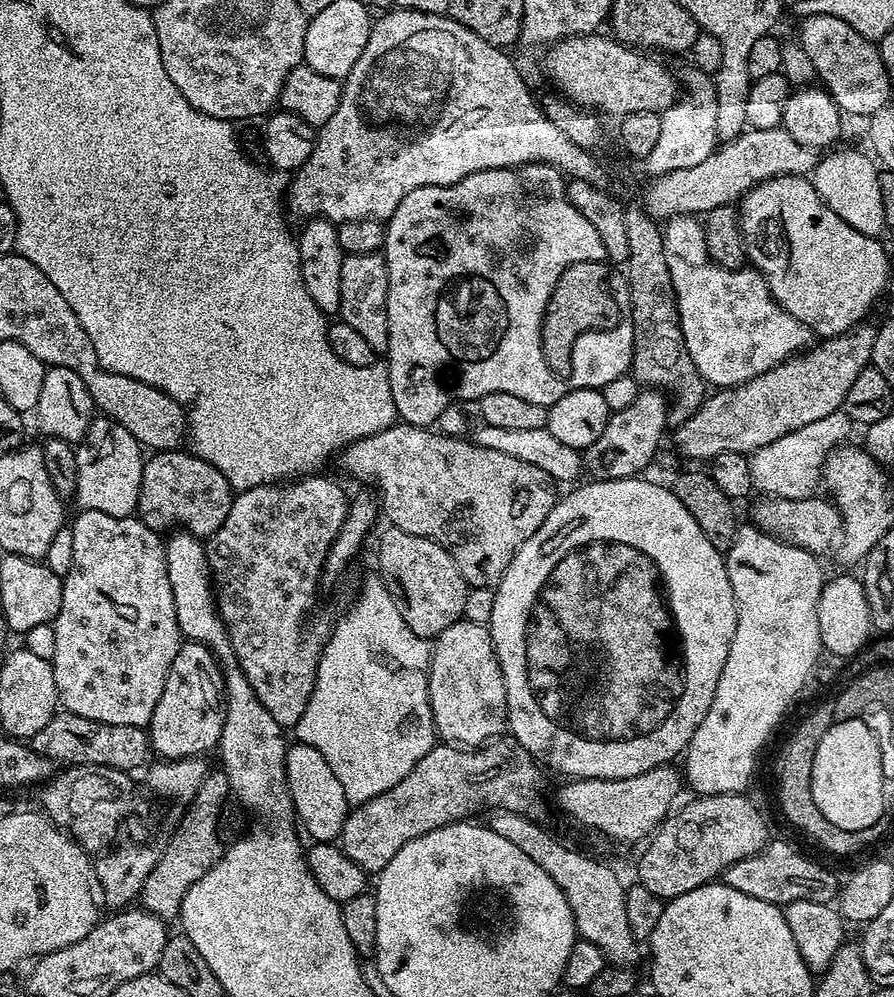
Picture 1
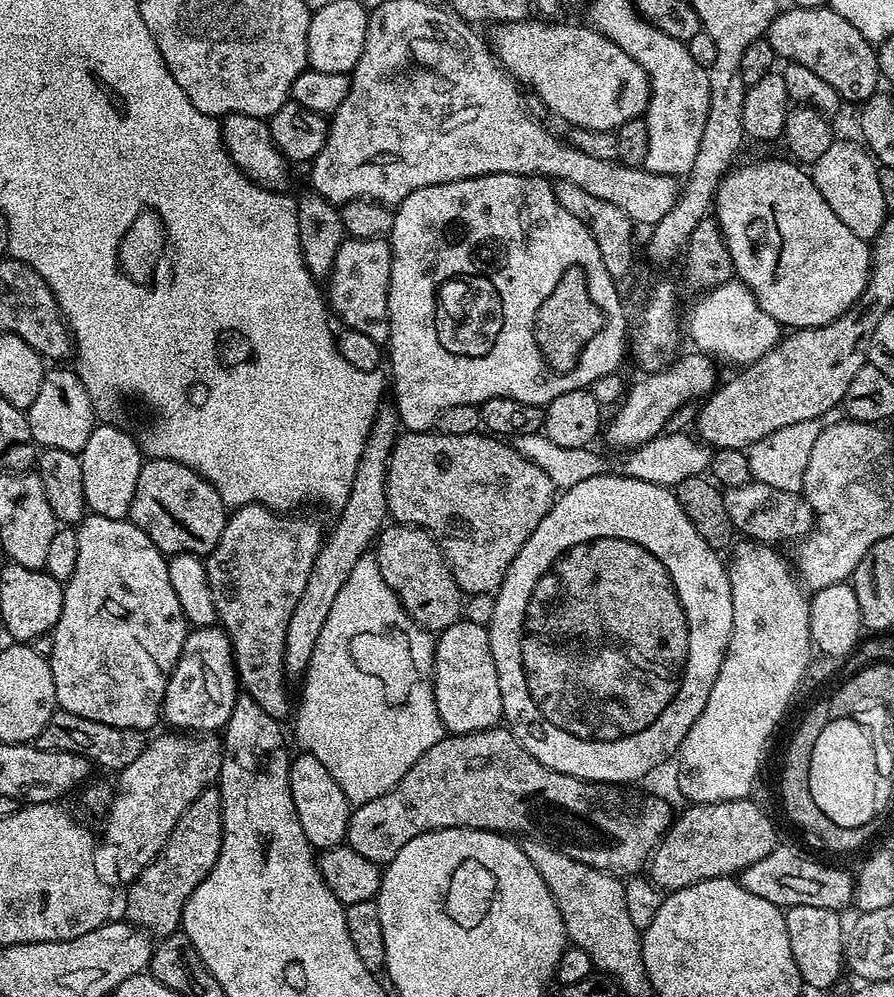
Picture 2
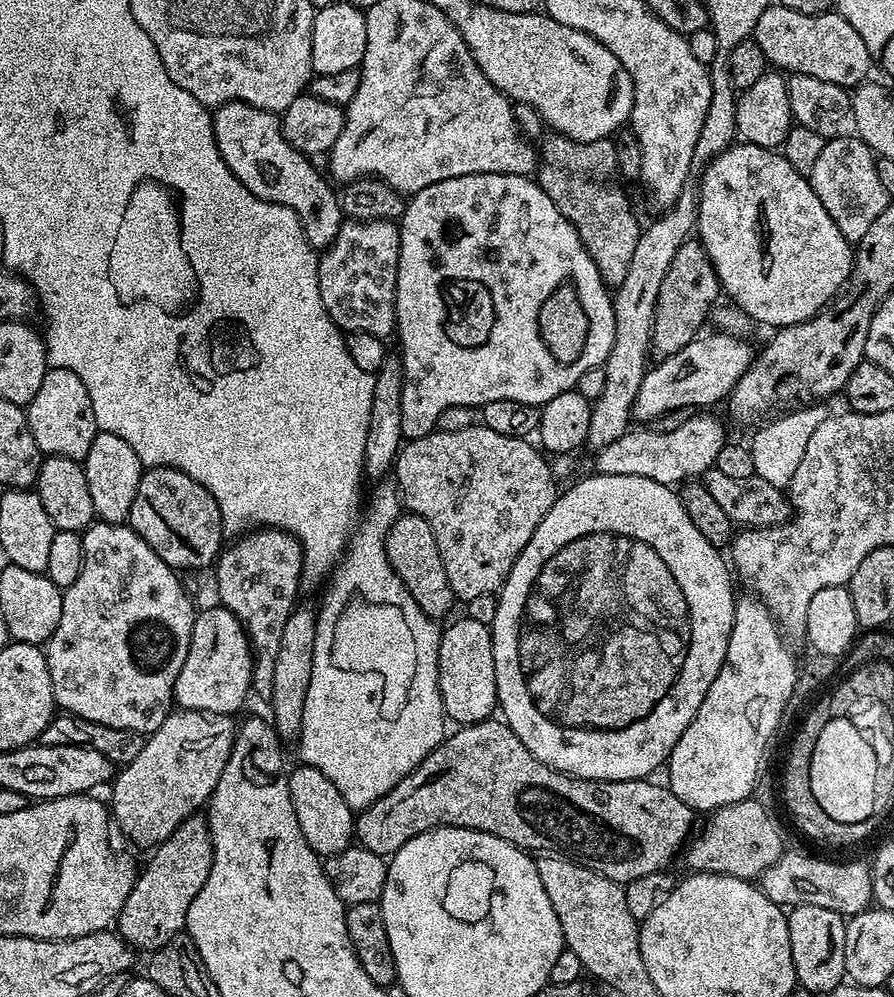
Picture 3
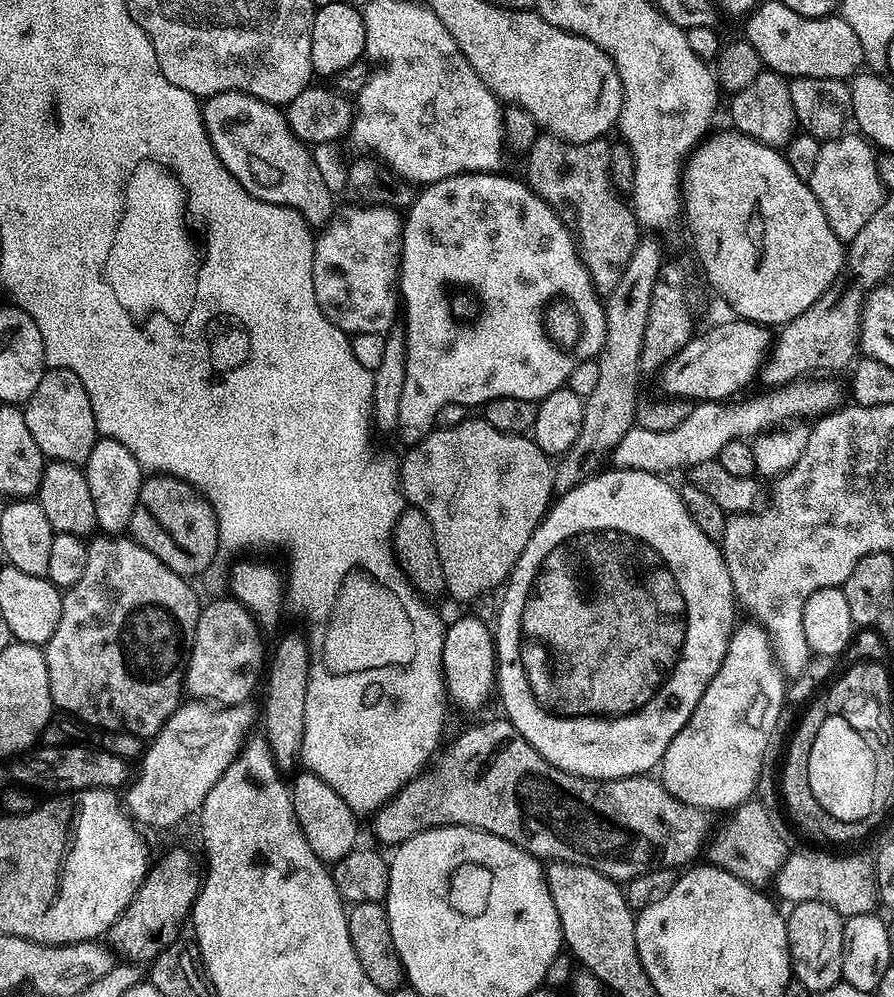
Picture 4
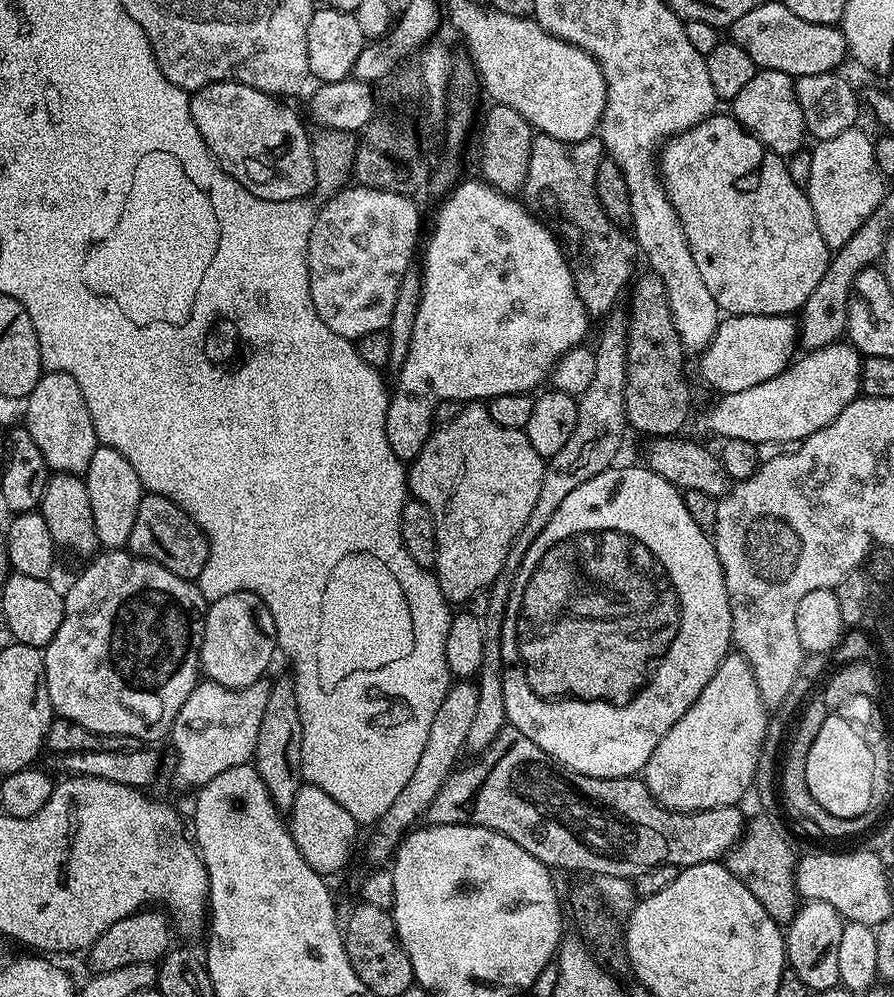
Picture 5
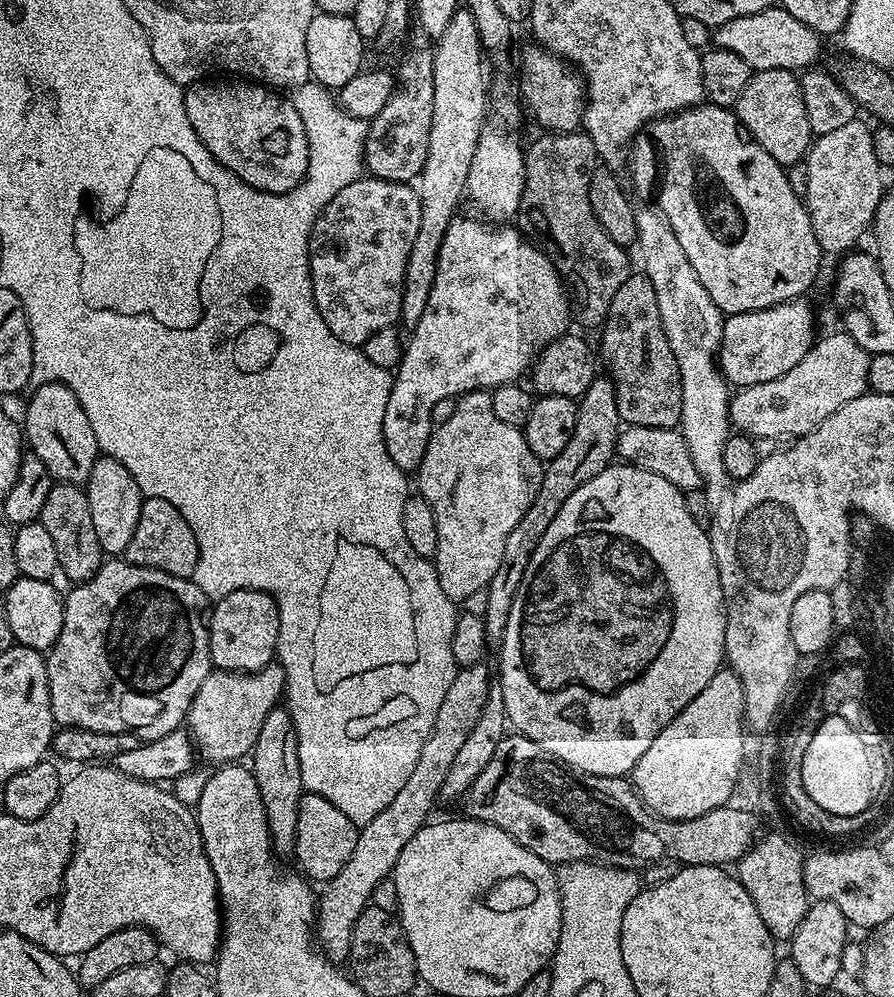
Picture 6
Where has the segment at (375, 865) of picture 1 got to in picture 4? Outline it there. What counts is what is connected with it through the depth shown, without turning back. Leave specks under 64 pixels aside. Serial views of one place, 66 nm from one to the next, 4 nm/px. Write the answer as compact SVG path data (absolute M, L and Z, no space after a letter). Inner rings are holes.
M499 719L466 729L453 748L442 752L427 771L415 776L395 798L383 804L371 817L373 834L382 843L395 846L431 828L477 828L506 838L541 862L590 866L590 870L598 870L617 882L627 882L659 868L680 870L691 865L699 852L701 855L713 831L712 820L708 817L711 815L705 809L674 798L659 779L648 774L595 780L564 772L546 762L530 742L523 740L510 721Z

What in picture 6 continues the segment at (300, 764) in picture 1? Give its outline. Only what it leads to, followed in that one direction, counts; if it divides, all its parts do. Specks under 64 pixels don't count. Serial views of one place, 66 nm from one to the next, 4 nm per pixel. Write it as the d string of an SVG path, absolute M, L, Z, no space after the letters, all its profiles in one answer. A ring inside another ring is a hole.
M304 792L298 802L298 830L296 831L296 846L294 857L300 863L299 871L303 873L309 881L327 882L350 862L350 854L354 854L354 842L358 825L350 822L334 802L326 802L313 792Z

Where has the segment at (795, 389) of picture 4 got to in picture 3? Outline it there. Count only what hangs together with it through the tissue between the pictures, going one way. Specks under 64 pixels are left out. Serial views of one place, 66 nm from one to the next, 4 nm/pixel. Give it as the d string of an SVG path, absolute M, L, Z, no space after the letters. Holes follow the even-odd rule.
M694 414L682 426L665 432L651 432L648 426L640 426L637 432L624 432L622 438L610 442L610 446L595 449L595 471L601 476L630 474L638 478L650 478L669 486L679 486L693 478L703 477L704 471L715 465L718 450L722 450L726 442L723 422L716 416L704 415L708 414Z

